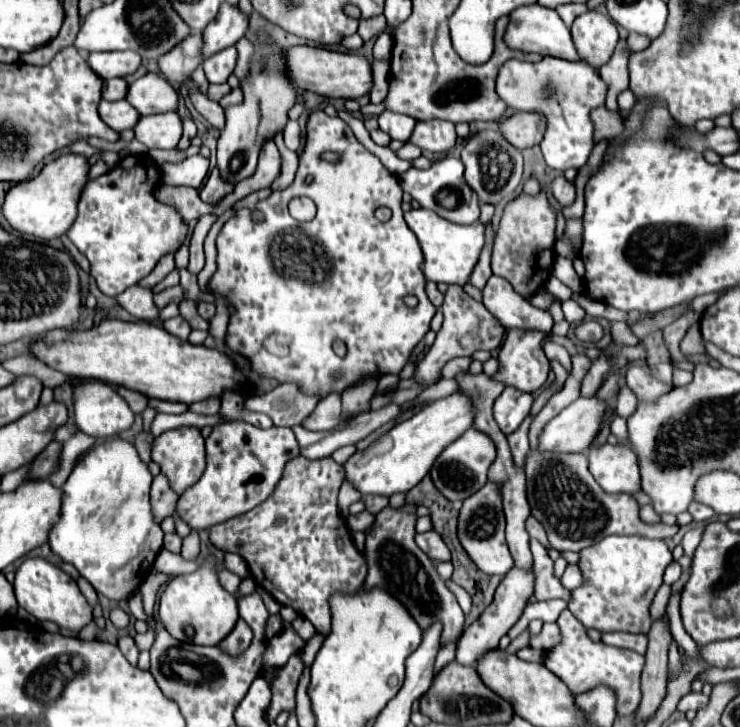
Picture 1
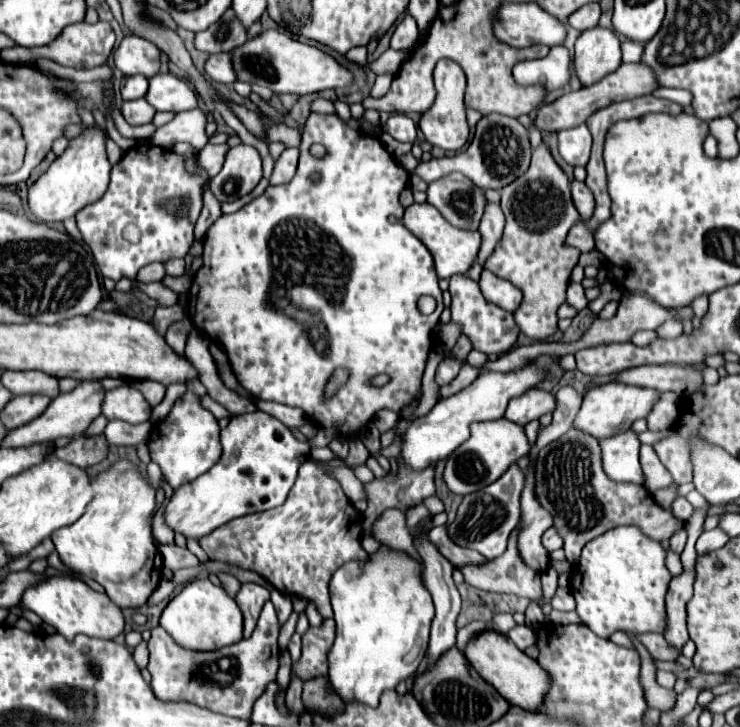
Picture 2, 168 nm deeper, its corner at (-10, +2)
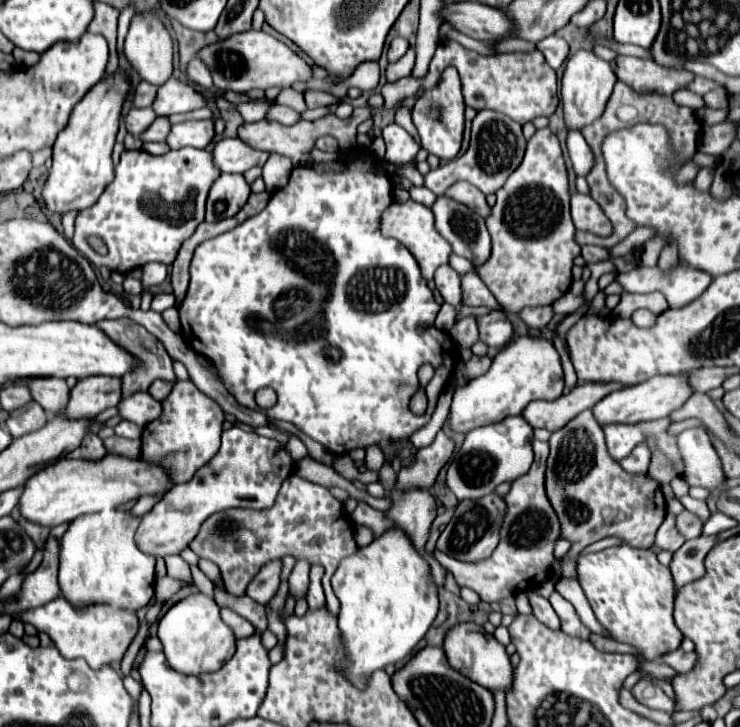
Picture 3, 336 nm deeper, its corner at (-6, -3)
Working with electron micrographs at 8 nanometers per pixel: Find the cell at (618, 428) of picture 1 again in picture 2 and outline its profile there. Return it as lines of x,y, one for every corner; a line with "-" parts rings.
642,447
640,449
640,465
642,465
642,471
646,475
644,485
646,485
646,489
650,493
654,493
660,487
670,487
674,483
668,469
660,463
654,447

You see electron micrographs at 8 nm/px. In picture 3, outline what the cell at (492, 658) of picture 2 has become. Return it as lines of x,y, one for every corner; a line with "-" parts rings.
458,624
458,626
450,628
446,634
446,640
444,640
444,652
454,670
458,670
472,682
476,682
492,692
494,690
508,692
514,684
514,666
510,662
510,656
506,654
506,648
492,634
486,634
480,626

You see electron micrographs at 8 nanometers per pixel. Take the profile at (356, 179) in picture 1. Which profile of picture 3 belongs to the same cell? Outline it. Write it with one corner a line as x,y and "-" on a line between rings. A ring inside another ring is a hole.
360,148
360,150
348,150
346,152
346,164
344,164
342,172
326,170
326,172
320,174
314,166
294,168
288,184
284,188
276,190
270,196
268,206
260,214
244,220
236,228
232,228
232,230
228,230
228,232
224,232
216,238
210,238
206,242
202,242
196,248
192,264
190,264
190,276
192,276
190,286
188,286
186,298
182,300
182,304
178,308
180,324
182,324
180,332
182,332
184,340
198,354
206,356
216,366
216,370
220,372
220,376
224,380
226,390
238,400
238,404
244,404
246,408
258,410
258,404
254,400
256,390
272,388
278,394
278,402
272,408
264,410
266,416
296,424
304,434
308,434
316,442
324,444
336,456
346,454
354,448
368,448
368,446
376,444
384,450
386,458
392,460
396,456
394,442
408,440
408,436
412,432
416,432
416,428
422,428
430,420
430,416
434,412
434,406
436,406
436,400
438,400
438,394
444,390
444,382
448,382
448,378
454,372
454,366
456,366
456,356
454,354
456,352
452,350
454,348
452,338
448,338
446,332
434,328
434,318
436,318
440,306
434,302
432,290
428,288
426,280
422,278
422,272
420,272
420,266
418,266
416,258
410,254
410,250
406,246
402,246
394,238
386,238
380,230
382,212
392,204
394,184
392,184
390,176
386,176
378,170
378,166
376,166
378,160
374,158
374,154
370,154
368,148
-
422,364
432,364
434,366
434,378
424,388
426,398
428,398
428,408
426,408
424,414
418,416
410,410
408,404
420,388
420,382
418,382
416,374
418,374
418,368

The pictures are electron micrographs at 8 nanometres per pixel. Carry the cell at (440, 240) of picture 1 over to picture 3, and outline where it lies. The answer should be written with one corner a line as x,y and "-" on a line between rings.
408,200
404,204
398,204
394,202
386,212
384,212
384,218
382,218
382,228
384,228
384,234
388,238
396,238
400,244
404,244
412,256
418,258
418,264
422,268
422,276
426,280
432,280
434,278
434,272
438,266
442,264
448,264
450,256
452,256
452,246
438,234
438,230
434,228
434,214
428,206
424,204
418,204
414,200

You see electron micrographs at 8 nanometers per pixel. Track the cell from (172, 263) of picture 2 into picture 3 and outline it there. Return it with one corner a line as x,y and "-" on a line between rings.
160,262
146,264
142,270
144,270
144,274
142,274
142,284
144,286
162,284
166,280
166,276
168,276
168,266
166,264
160,264

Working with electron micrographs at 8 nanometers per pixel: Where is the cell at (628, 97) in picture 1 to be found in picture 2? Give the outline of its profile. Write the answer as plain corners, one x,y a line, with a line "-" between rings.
660,87
652,93
654,97
662,97
662,99
670,99
670,101
676,101
680,105
690,105
692,103
692,95
684,89
666,89
666,87

